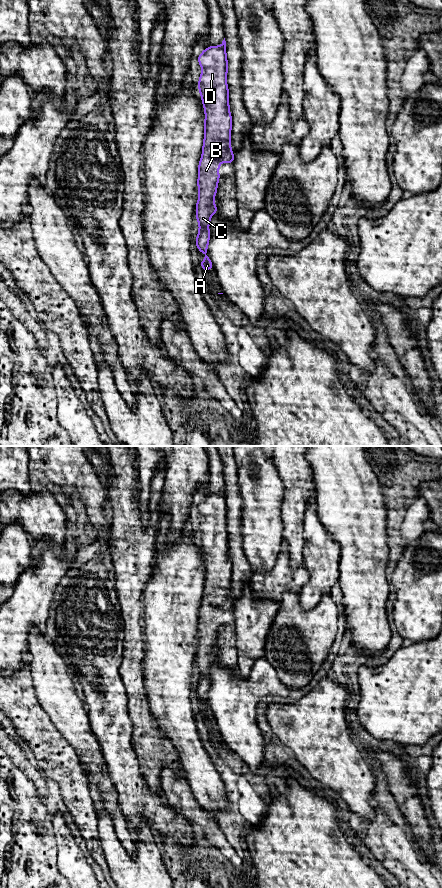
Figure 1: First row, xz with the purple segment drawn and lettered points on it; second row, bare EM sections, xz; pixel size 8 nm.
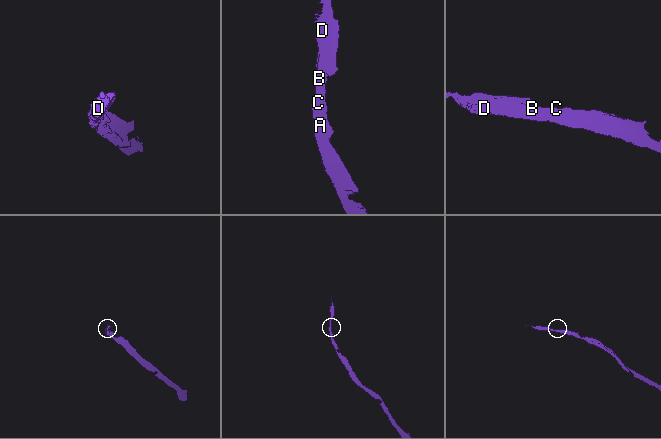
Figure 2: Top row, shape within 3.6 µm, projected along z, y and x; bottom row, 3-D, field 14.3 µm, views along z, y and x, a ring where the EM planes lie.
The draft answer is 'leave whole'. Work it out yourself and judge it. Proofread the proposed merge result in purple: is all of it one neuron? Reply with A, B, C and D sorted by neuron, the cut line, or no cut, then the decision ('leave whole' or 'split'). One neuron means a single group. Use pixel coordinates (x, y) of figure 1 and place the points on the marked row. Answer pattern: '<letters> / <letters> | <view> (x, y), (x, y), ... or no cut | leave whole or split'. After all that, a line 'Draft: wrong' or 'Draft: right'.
A B C D | no cut | leave whole
Draft: right

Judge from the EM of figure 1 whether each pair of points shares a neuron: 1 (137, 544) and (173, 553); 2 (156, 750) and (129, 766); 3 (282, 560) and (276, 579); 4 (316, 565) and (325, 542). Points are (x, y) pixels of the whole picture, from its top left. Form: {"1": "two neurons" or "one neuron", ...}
{"1": "two neurons", "2": "two neurons", "3": "one neuron", "4": "one neuron"}

